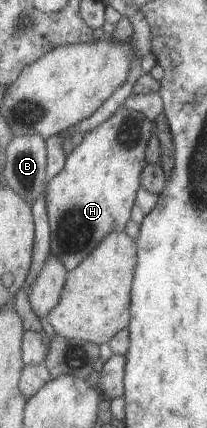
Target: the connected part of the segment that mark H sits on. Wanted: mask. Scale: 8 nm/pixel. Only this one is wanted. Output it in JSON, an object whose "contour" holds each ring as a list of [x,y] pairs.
{"contour":[[[120,107],[95,130],[87,132],[83,142],[69,155],[64,171],[49,182],[48,213],[52,223],[52,253],[64,261],[68,271],[80,267],[111,233],[124,231],[133,219],[145,169],[149,167],[147,151],[157,123],[144,113]]]}

